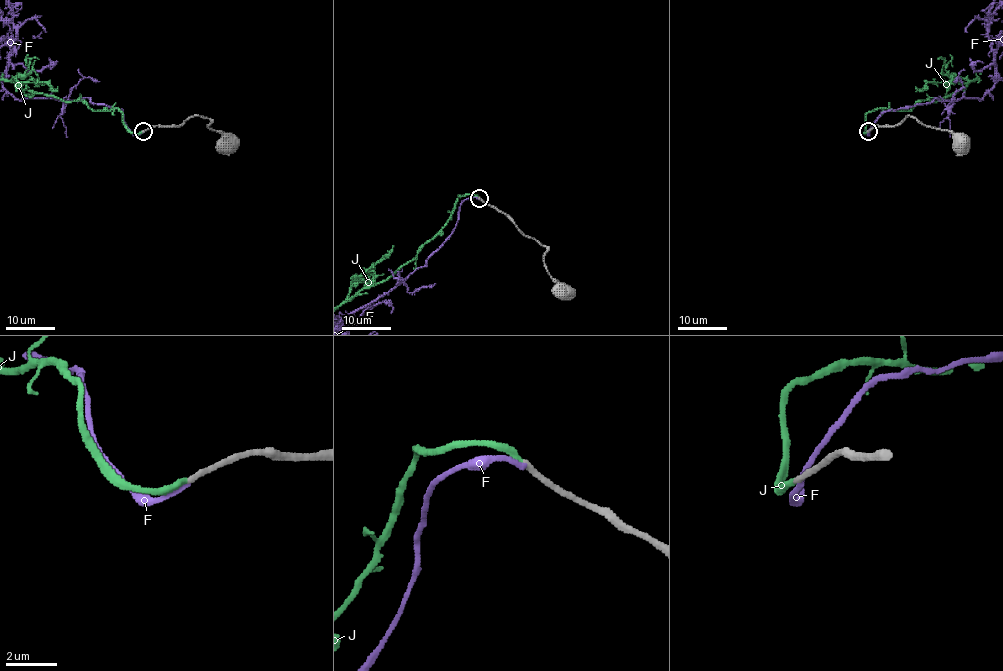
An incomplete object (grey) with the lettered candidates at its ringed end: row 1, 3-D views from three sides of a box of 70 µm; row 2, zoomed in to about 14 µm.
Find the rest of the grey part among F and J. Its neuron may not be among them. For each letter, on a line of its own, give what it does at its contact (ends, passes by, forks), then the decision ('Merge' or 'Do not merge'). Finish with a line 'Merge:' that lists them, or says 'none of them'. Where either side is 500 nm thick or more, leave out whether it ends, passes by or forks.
F: It ends there. Do not merge
J: It ends there. Merge
Merge: J

